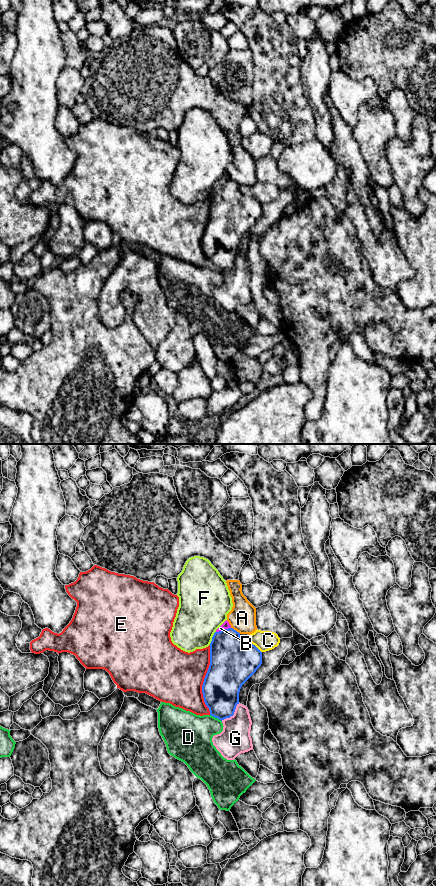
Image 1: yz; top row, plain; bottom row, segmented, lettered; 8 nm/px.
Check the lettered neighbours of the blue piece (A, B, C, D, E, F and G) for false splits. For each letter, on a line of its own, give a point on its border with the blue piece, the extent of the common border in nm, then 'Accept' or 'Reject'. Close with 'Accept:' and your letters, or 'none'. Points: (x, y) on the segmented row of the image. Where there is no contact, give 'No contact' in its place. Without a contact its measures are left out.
A: Touches blue at yz (235, 630). Shared border 90 nm. Reject
B: Touches blue at yz (223, 629). Shared border 130 nm. Accept
C: Touches blue at yz (256, 647). Shared border 120 nm. Reject
D: Touches blue at yz (216, 717). Shared border 110 nm. Reject
E: Touches blue at yz (204, 680). Shared border 550 nm. Reject
F: Touches blue at yz (212, 638). Shared border 120 nm. Reject
G: Touches blue at yz (232, 715). Shared border 200 nm. Reject
Accept: B

